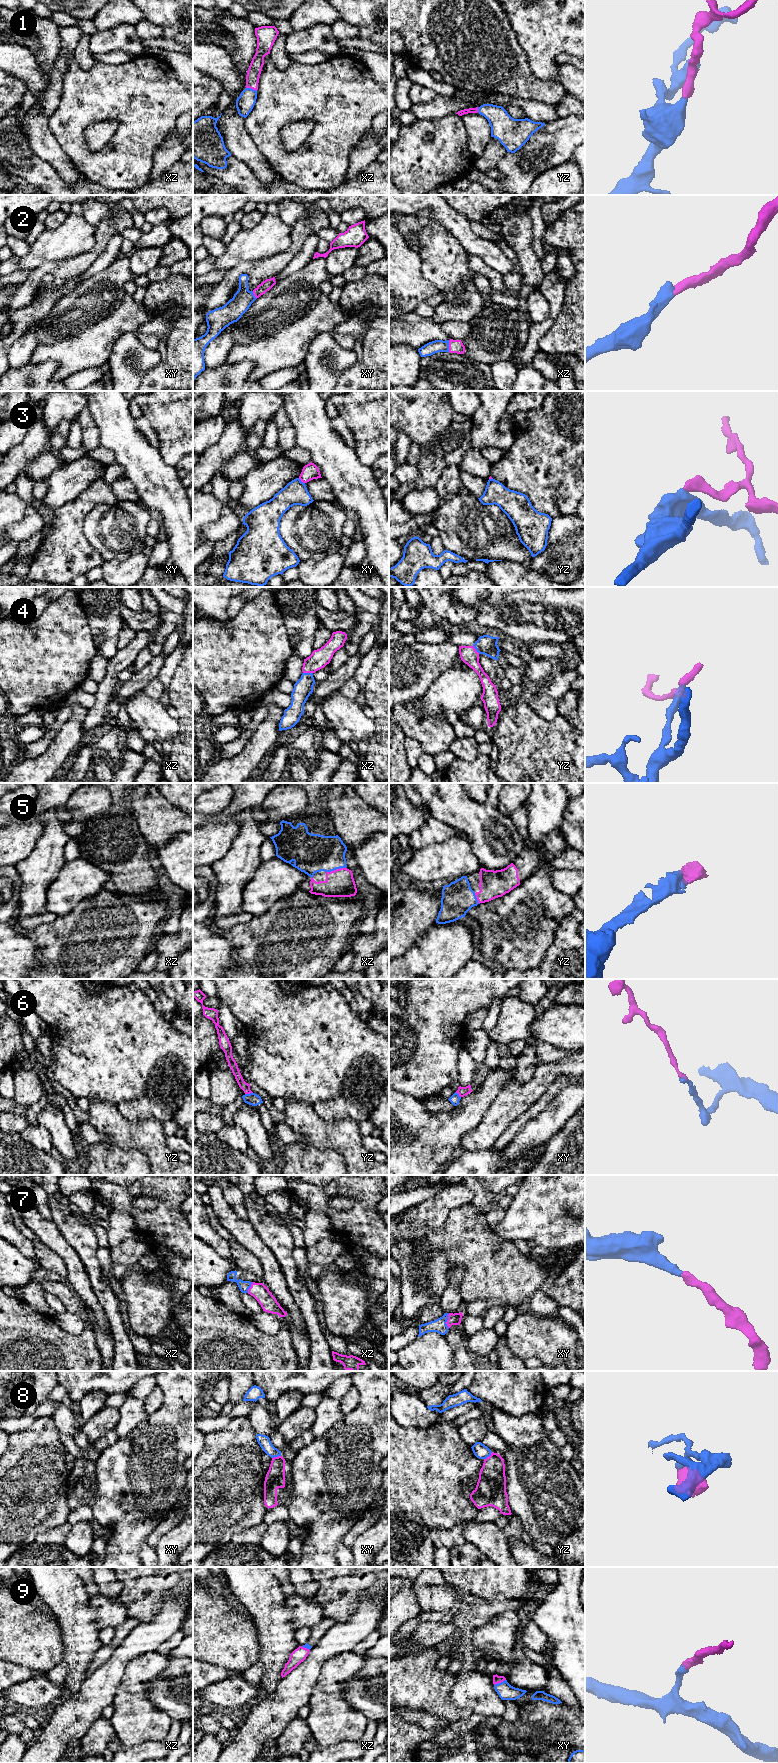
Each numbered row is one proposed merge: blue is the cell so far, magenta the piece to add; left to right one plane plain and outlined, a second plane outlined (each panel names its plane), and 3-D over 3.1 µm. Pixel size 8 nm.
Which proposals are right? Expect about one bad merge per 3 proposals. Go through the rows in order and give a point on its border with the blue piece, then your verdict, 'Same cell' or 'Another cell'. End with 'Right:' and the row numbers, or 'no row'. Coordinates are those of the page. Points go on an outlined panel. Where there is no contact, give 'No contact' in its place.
1: Touches blue at xz (250, 88). Same cell
2: Touches blue at xz (448, 346). Same cell
3: Touches blue at xy (300, 480). Another cell
4: Touches blue at xz (308, 673). Same cell
5: Touches blue at xz (335, 869). Same cell
6: Touches blue at yz (248, 1094). Another cell
7: Touches blue at xy (446, 1321). Same cell
8: Touches blue at yz (488, 1456). Another cell
9: Touches blue at xy (499, 1683). Same cell
Right: 1, 2, 4, 5, 7, 9

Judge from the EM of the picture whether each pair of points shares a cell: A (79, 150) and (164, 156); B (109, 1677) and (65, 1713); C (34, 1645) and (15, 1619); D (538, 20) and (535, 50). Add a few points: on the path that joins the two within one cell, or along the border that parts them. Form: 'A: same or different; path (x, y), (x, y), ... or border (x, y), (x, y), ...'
A: different; border (168, 136), (155, 152), (152, 171), (148, 178)
B: same; path (99, 1689), (77, 1712)
C: same; path (28, 1639), (15, 1625)
D: same; path (538, 27), (538, 43)

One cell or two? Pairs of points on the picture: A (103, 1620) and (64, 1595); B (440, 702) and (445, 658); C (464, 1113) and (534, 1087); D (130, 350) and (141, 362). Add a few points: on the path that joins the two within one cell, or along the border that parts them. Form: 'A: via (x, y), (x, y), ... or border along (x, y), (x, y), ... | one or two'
A: border along (89, 1597), (89, 1607), (100, 1630) | two
B: border along (461, 660), (456, 660), (427, 690) | two
C: border along (505, 1084), (484, 1117), (478, 1123) | two
D: via (132, 353), (138, 359) | one

